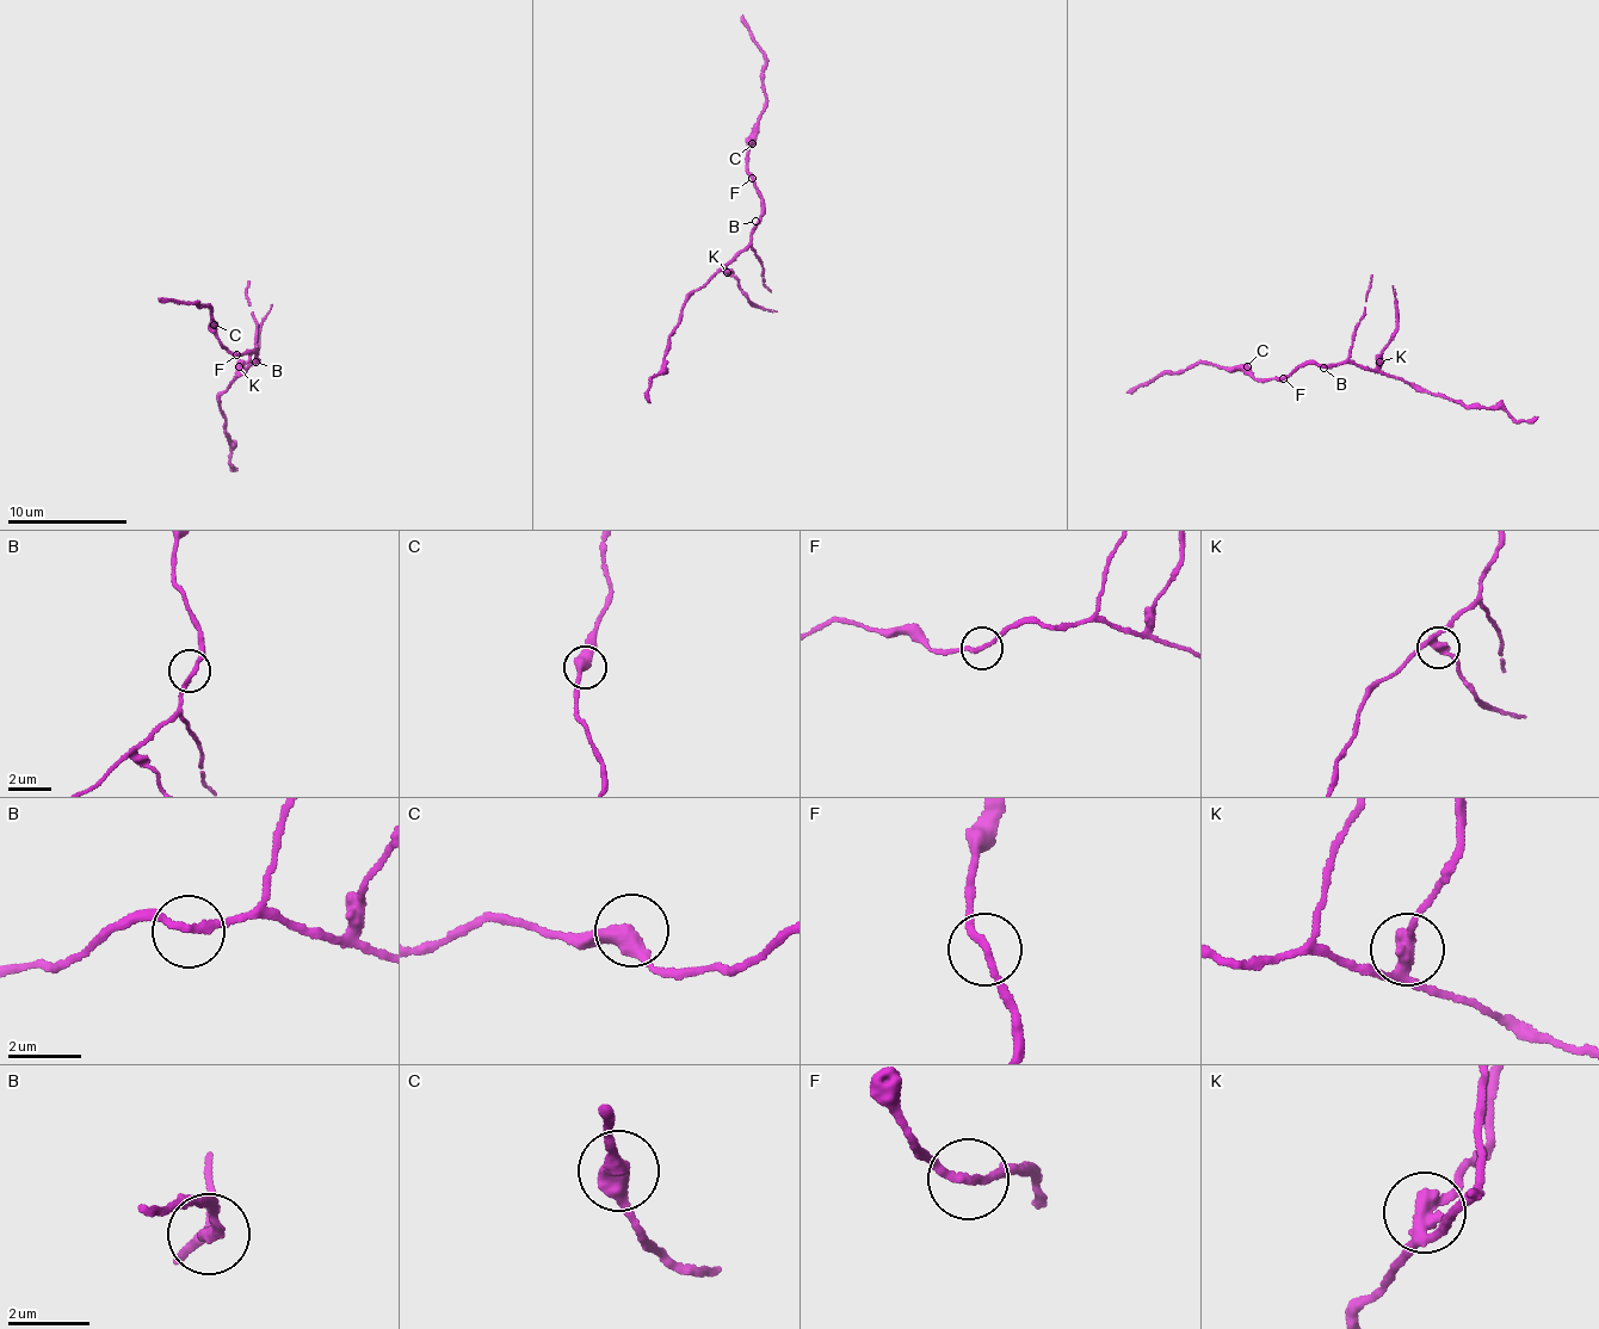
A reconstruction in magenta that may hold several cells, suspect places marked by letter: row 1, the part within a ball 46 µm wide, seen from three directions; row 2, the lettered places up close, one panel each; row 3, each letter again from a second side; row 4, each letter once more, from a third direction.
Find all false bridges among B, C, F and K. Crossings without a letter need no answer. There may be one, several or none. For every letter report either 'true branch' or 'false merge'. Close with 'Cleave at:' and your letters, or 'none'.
B: true branch
C: true branch
F: true branch
K: false merge
Cleave at: K

